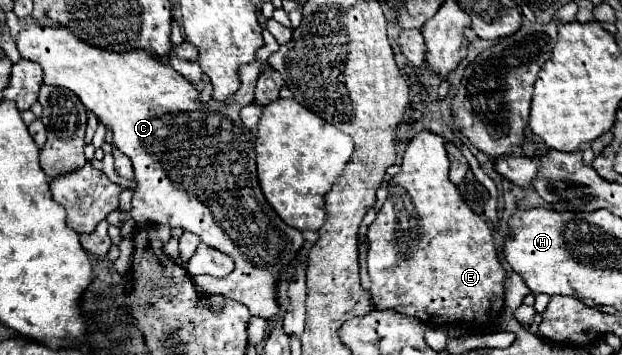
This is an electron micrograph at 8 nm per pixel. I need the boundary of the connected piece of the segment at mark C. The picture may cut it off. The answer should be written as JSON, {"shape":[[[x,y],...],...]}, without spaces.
{"shape":[[[28,23],[28,25],[18,33],[18,37],[16,37],[16,47],[18,47],[22,59],[34,61],[34,63],[38,63],[38,65],[42,67],[42,71],[44,71],[44,83],[46,83],[46,85],[70,89],[70,91],[82,101],[82,105],[84,105],[86,109],[90,109],[106,129],[110,129],[112,139],[114,139],[114,147],[120,149],[124,155],[128,155],[128,157],[132,159],[134,179],[136,179],[136,183],[138,183],[138,189],[136,189],[136,193],[134,193],[134,197],[132,197],[132,219],[136,221],[138,227],[148,227],[148,225],[158,225],[158,223],[170,225],[170,227],[182,227],[182,229],[186,229],[186,231],[196,233],[206,245],[216,247],[216,249],[220,249],[222,253],[226,253],[226,255],[230,255],[230,257],[234,259],[236,269],[234,269],[228,277],[224,277],[224,279],[192,277],[192,281],[194,281],[194,285],[198,287],[198,291],[200,291],[202,295],[224,295],[224,297],[228,297],[228,299],[234,299],[234,301],[246,305],[248,311],[250,311],[254,317],[262,317],[262,319],[272,319],[272,317],[276,317],[278,311],[280,311],[280,309],[278,309],[278,303],[276,303],[276,299],[274,299],[276,281],[278,281],[278,277],[280,277],[280,271],[296,257],[298,249],[300,249],[302,243],[304,243],[304,237],[302,237],[302,233],[300,233],[298,229],[282,223],[280,217],[276,215],[276,211],[268,205],[266,197],[262,195],[262,189],[260,189],[260,183],[258,183],[258,177],[256,177],[256,153],[254,153],[254,139],[256,139],[256,137],[252,135],[250,129],[244,127],[244,123],[240,121],[240,115],[238,115],[240,109],[242,109],[244,105],[250,105],[252,99],[254,99],[254,87],[256,87],[256,79],[258,79],[258,75],[260,75],[260,61],[256,59],[252,65],[244,65],[244,67],[242,67],[242,71],[240,71],[242,87],[238,89],[238,93],[236,93],[234,97],[228,97],[224,103],[220,103],[220,101],[200,103],[200,101],[198,101],[198,91],[192,87],[190,81],[186,81],[186,79],[184,79],[180,73],[176,73],[170,65],[160,63],[158,59],[154,59],[152,55],[148,55],[148,53],[142,51],[142,49],[126,51],[126,53],[106,51],[106,49],[98,49],[98,47],[86,43],[86,41],[80,41],[80,39],[78,39],[74,33],[70,33],[66,27],[58,27],[58,29],[56,29],[56,27],[42,27],[42,25],[38,25],[38,23]]]}

